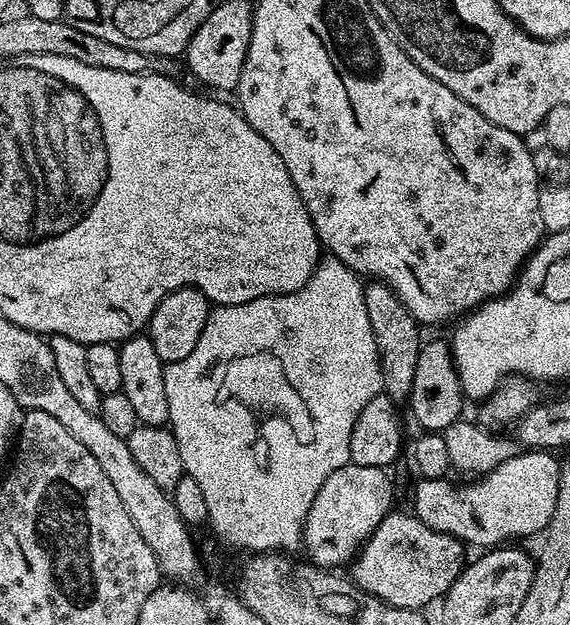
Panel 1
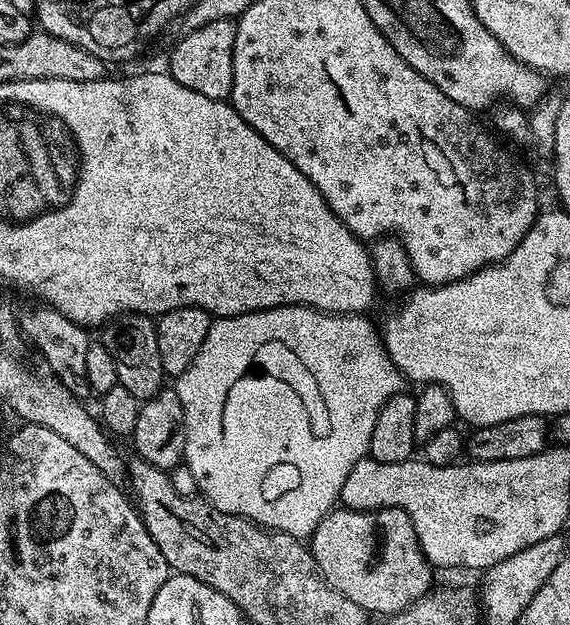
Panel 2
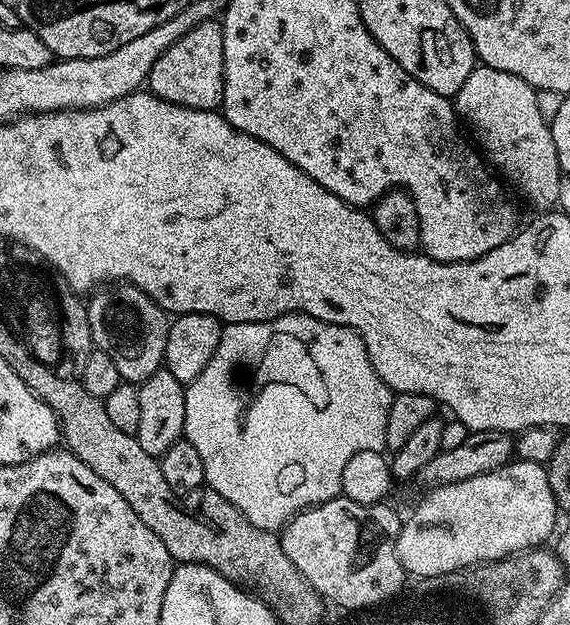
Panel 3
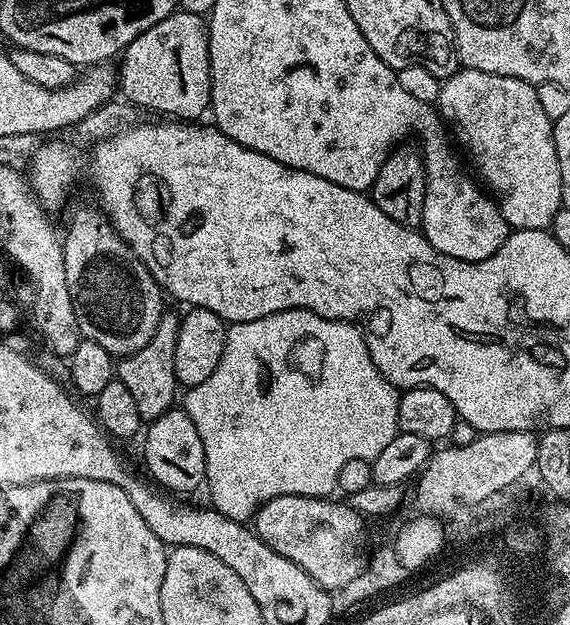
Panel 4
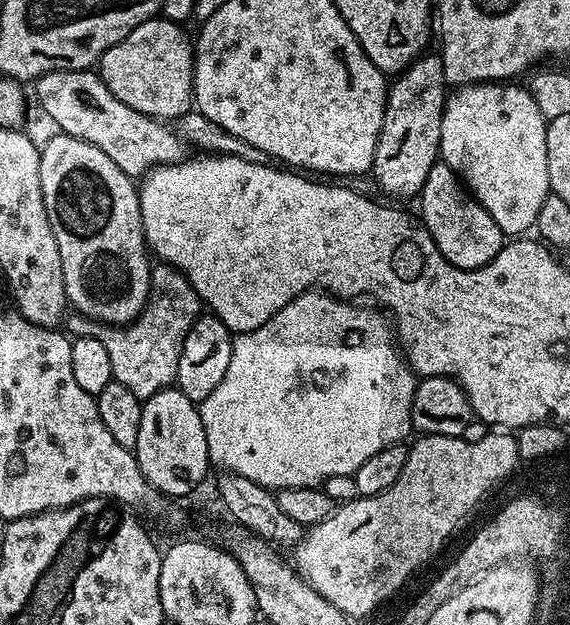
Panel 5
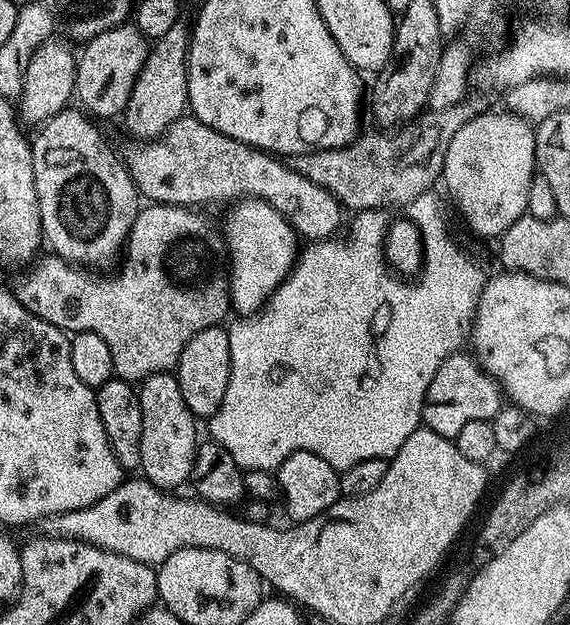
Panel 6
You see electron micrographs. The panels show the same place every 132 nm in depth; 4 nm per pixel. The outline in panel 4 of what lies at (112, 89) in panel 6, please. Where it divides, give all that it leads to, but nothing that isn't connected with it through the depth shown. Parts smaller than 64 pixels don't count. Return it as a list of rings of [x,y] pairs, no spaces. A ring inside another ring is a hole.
[[[183,10],[172,12],[162,22],[150,26],[130,46],[126,46],[118,63],[118,88],[123,99],[135,104],[137,109],[153,108],[156,112],[165,112],[165,117],[180,122],[196,122],[200,115],[209,111],[212,103],[212,75],[210,74],[210,46],[208,45],[208,26],[205,17],[190,14]]]

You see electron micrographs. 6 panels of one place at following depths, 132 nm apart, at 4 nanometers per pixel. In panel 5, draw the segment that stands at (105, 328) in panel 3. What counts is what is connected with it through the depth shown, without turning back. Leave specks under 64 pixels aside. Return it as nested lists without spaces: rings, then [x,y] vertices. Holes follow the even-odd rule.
[[[56,134],[56,137],[40,148],[40,177],[42,178],[42,202],[46,206],[46,218],[50,218],[50,230],[54,230],[54,242],[58,242],[58,254],[62,257],[62,278],[66,282],[66,294],[69,305],[79,315],[85,316],[88,320],[96,320],[100,324],[129,324],[140,316],[140,312],[148,301],[148,291],[150,290],[150,278],[152,277],[153,265],[150,261],[150,249],[144,243],[144,227],[142,226],[142,210],[140,209],[140,193],[133,177],[127,176],[98,146],[86,142],[82,138]]]

